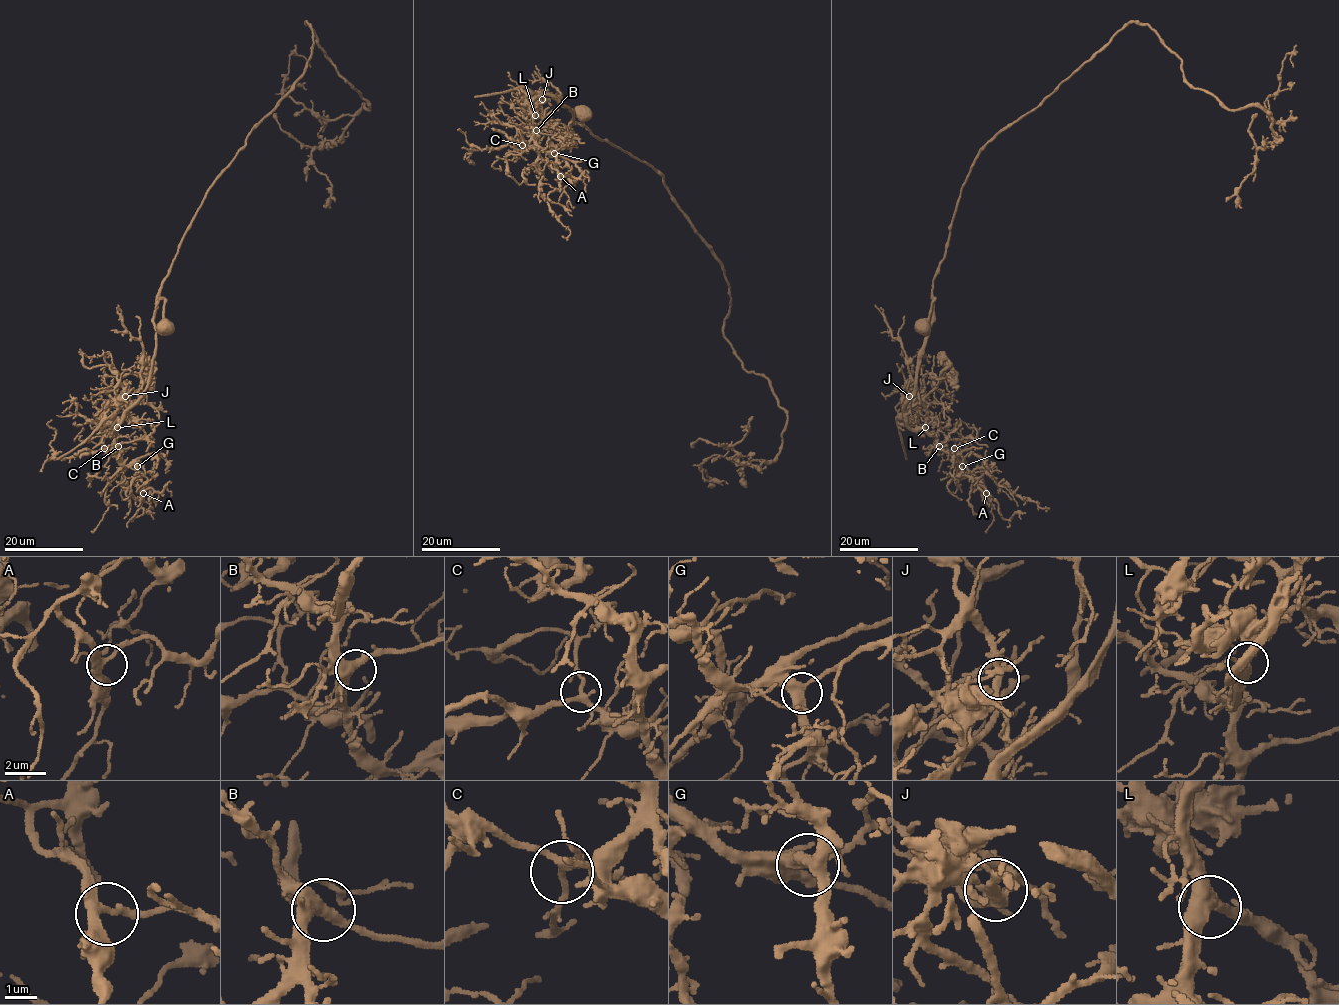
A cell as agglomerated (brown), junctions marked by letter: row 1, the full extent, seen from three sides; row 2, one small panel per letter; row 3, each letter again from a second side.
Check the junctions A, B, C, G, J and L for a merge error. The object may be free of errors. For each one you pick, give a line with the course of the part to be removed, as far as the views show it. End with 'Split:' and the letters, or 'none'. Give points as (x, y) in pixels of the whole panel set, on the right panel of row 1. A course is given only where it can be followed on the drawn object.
J: course (909, 396), (904, 397), (913, 406), (919, 403), (938, 383), (940, 372), (949, 365), (955, 373), (956, 390)
Split: J

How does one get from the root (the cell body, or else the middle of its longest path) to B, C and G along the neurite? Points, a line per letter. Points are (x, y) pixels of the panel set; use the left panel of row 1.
B: (166, 326), (170, 324), (160, 299), (153, 319), (151, 381), (114, 429), (118, 446)
C: (166, 326), (170, 324), (160, 299), (153, 319), (151, 381), (114, 429), (115, 451), (104, 448)
G: (166, 326), (170, 324), (160, 299), (153, 319), (151, 381), (114, 429), (116, 457), (137, 466)

